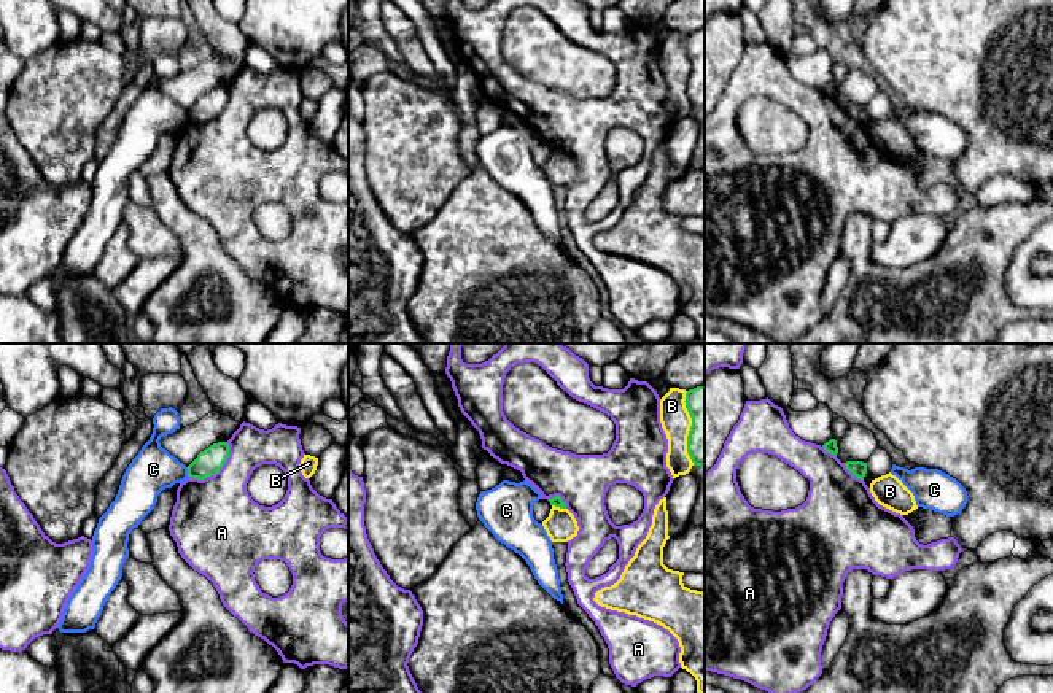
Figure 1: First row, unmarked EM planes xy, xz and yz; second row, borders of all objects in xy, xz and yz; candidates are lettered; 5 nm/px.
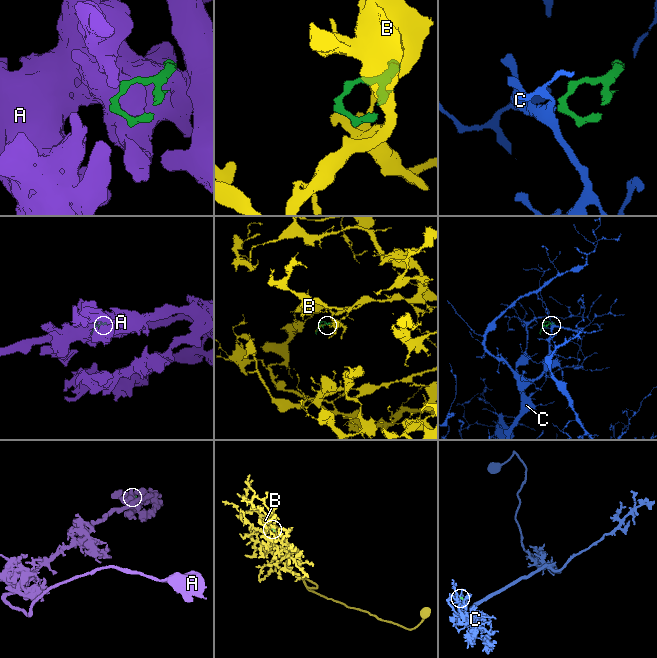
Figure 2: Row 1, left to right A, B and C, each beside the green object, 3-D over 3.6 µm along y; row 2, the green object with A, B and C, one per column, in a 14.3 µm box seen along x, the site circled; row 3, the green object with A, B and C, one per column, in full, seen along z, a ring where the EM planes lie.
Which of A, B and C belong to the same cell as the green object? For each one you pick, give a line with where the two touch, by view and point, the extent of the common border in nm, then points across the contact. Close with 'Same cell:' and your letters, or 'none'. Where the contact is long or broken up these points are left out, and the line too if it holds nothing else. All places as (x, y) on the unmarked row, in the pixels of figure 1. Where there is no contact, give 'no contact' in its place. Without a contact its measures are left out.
Same cell: none

